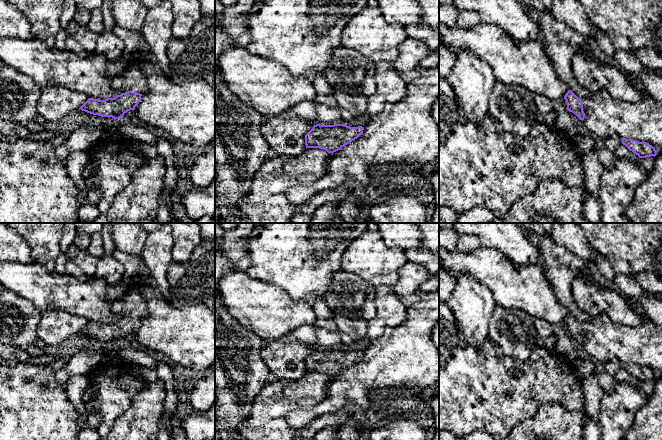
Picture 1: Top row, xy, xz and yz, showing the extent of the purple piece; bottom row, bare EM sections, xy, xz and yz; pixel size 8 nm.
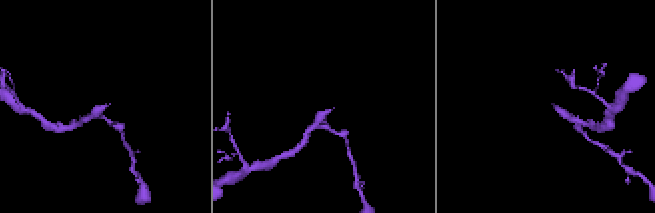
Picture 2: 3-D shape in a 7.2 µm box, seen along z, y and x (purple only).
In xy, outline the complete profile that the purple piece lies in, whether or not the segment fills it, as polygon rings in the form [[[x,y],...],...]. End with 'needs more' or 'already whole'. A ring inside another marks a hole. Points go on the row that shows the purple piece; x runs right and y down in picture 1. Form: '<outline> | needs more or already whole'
[[[114,26],[113,33],[125,44],[121,58],[127,62],[125,72],[111,79],[111,85],[116,92],[114,98],[99,100],[89,98],[79,109],[102,117],[112,117],[115,120],[134,110],[141,96],[148,90],[147,73],[138,65],[138,57],[146,49],[141,32],[131,31],[121,26]]] | needs more

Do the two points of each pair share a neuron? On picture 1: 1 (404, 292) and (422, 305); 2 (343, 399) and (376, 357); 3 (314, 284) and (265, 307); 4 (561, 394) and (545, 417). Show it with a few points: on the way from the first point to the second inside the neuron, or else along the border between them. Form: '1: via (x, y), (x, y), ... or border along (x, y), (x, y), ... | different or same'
1: border along (419, 291), (419, 300), (411, 305) | different
2: via (351, 389), (373, 367) | same
3: border along (268, 283), (281, 288), (293, 300), (310, 305) | different
4: border along (577, 410), (560, 404), (542, 404), (533, 415) | different

